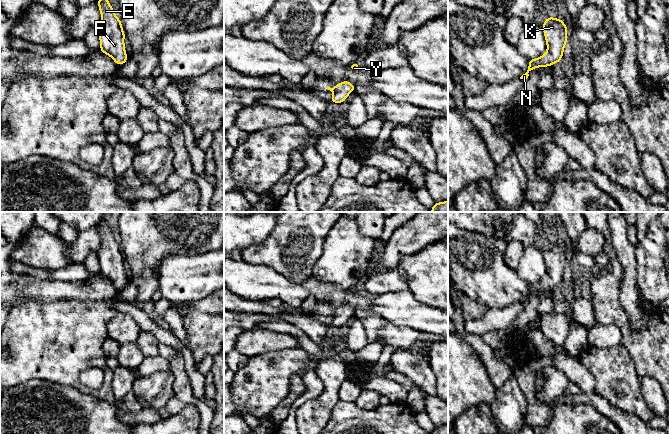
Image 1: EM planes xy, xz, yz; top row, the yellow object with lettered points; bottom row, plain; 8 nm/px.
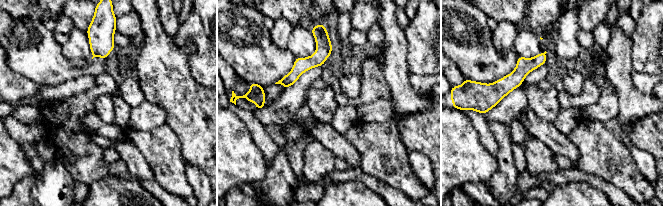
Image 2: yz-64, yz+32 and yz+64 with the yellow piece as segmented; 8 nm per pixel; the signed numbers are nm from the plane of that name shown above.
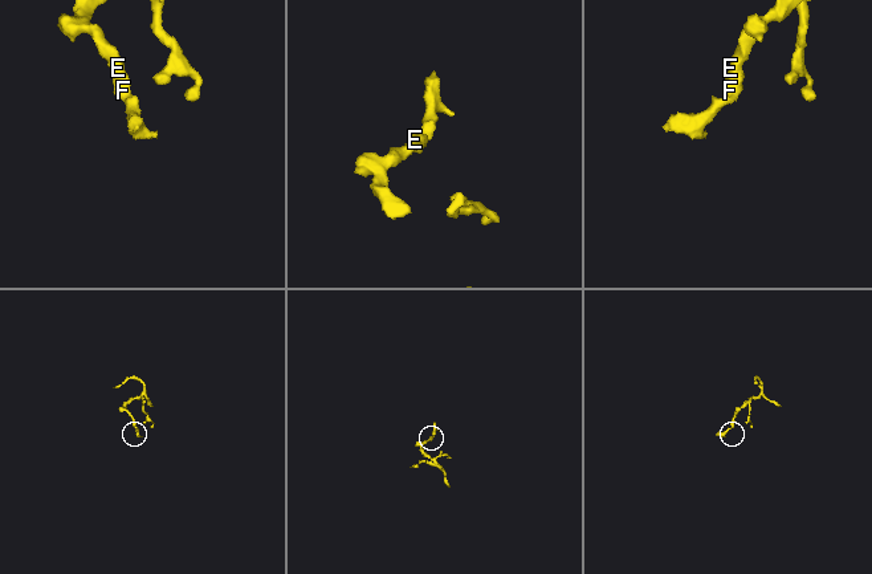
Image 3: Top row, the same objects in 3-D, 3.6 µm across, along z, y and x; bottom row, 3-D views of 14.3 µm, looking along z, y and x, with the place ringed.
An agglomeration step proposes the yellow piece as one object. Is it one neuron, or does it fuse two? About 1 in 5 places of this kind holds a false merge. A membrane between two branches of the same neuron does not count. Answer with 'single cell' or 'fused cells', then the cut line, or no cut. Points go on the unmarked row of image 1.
single cell; no cut

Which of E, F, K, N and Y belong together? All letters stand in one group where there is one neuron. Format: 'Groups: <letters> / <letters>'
Groups: E F K N Y

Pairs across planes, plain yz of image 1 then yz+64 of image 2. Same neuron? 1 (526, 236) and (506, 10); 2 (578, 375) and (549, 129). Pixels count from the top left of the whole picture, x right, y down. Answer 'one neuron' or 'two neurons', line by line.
1: one neuron
2: one neuron

